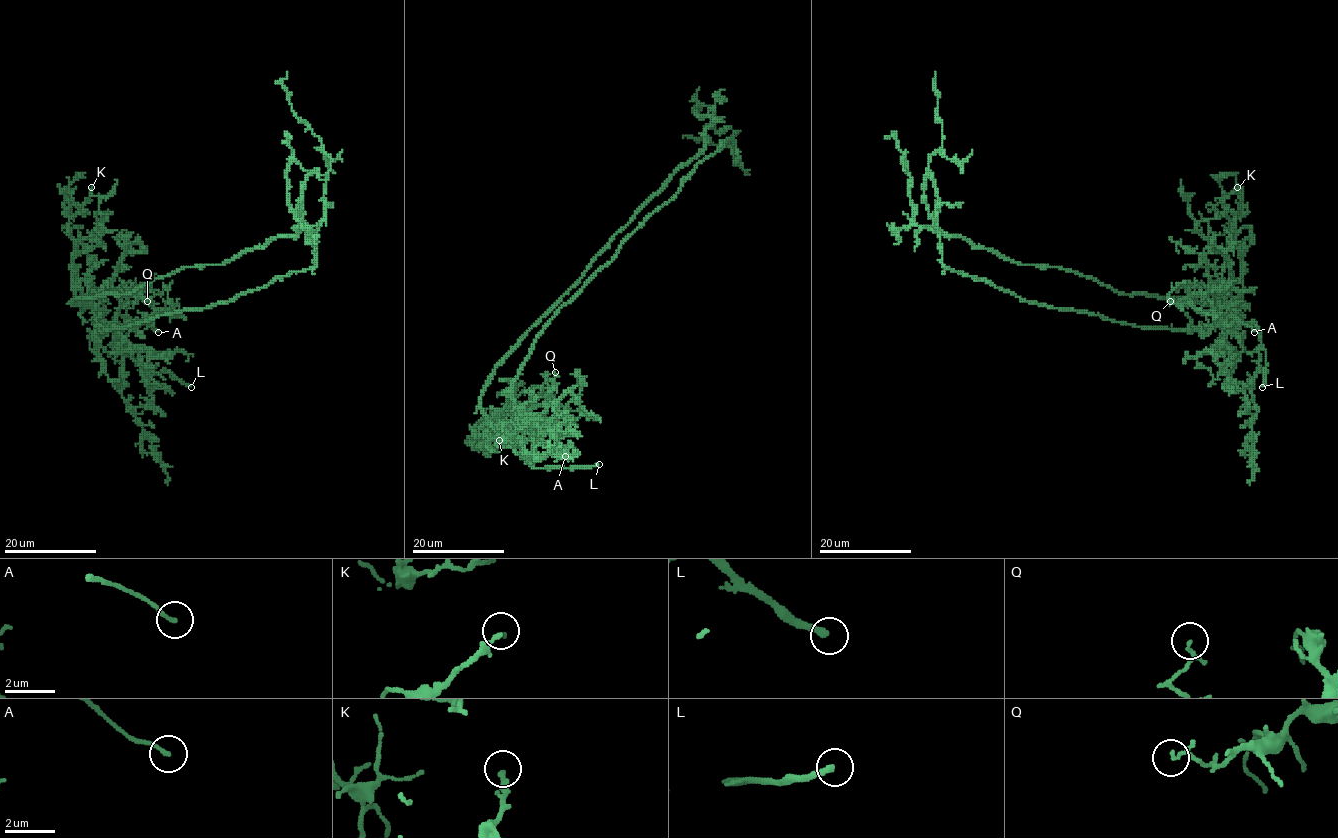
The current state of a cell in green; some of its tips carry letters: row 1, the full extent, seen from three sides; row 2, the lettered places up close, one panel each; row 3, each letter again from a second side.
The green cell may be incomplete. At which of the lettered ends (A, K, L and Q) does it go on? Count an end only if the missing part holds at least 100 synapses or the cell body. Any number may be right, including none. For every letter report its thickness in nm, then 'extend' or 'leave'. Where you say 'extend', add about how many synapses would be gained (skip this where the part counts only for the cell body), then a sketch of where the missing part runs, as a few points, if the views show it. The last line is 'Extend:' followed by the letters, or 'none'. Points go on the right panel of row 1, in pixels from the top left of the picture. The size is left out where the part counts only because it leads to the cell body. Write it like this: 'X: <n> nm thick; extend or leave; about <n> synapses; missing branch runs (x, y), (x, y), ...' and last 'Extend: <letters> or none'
A: 160 nm thick; leave
K: 200 nm thick; leave
L: 280 nm thick; extend; missing branch runs (1262, 387), (1271, 438), (1287, 363), (1302, 361), (1303, 322), (1311, 313), (1312, 327)
Q: 110 nm thick; leave
Extend: L

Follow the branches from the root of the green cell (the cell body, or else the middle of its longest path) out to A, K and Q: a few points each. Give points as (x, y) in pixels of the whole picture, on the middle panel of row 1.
A: (515, 404), (530, 431), (565, 456)
K: (515, 404), (522, 424), (512, 433), (503, 434), (486, 423), (480, 446), (477, 432), (490, 418), (499, 440)
Q: (515, 404), (524, 418), (532, 408), (543, 404), (547, 394), (555, 386), (551, 380), (555, 372)

